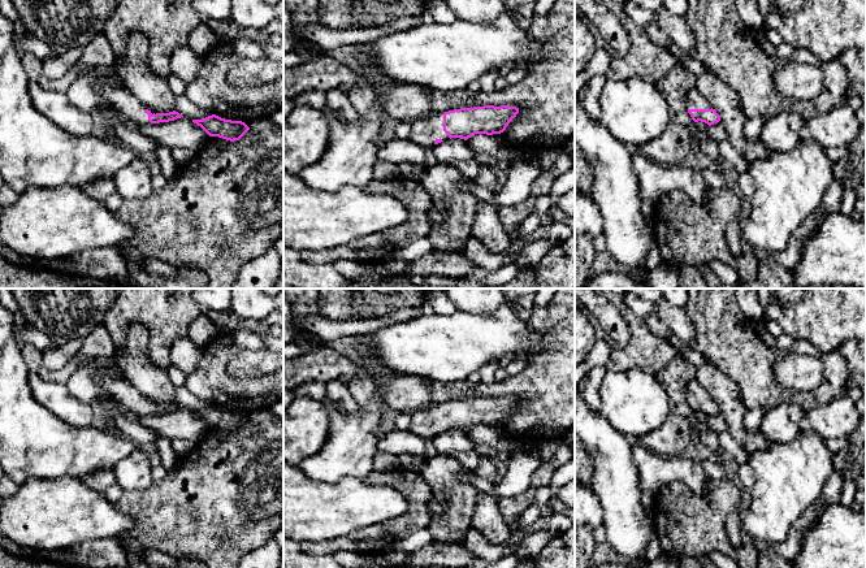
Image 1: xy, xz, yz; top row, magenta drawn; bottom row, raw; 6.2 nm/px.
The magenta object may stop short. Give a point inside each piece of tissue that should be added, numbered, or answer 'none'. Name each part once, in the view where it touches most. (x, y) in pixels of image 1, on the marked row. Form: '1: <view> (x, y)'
1: xy (118, 96)

